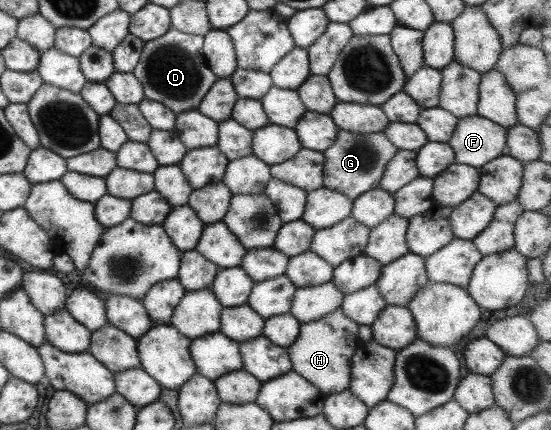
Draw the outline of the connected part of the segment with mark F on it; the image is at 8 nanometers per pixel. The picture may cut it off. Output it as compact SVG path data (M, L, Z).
M477 114L458 118L453 135L449 138L449 147L454 153L454 162L469 167L480 168L484 163L491 161L505 153L507 129L479 117Z

